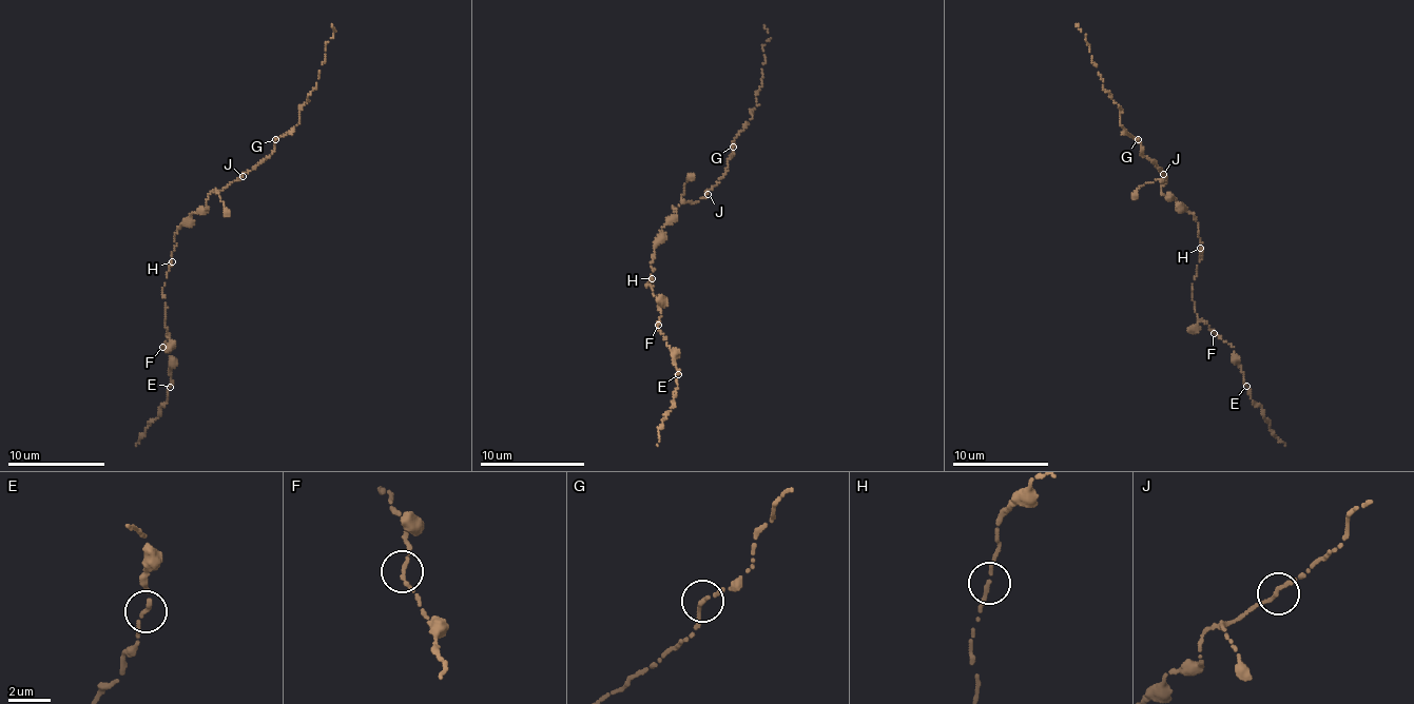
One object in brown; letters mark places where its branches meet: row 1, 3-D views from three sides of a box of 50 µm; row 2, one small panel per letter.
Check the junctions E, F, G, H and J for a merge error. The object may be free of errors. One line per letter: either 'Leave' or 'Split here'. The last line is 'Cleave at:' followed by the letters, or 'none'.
E: Leave
F: Leave
G: Leave
H: Leave
J: Leave
Cleave at: none

